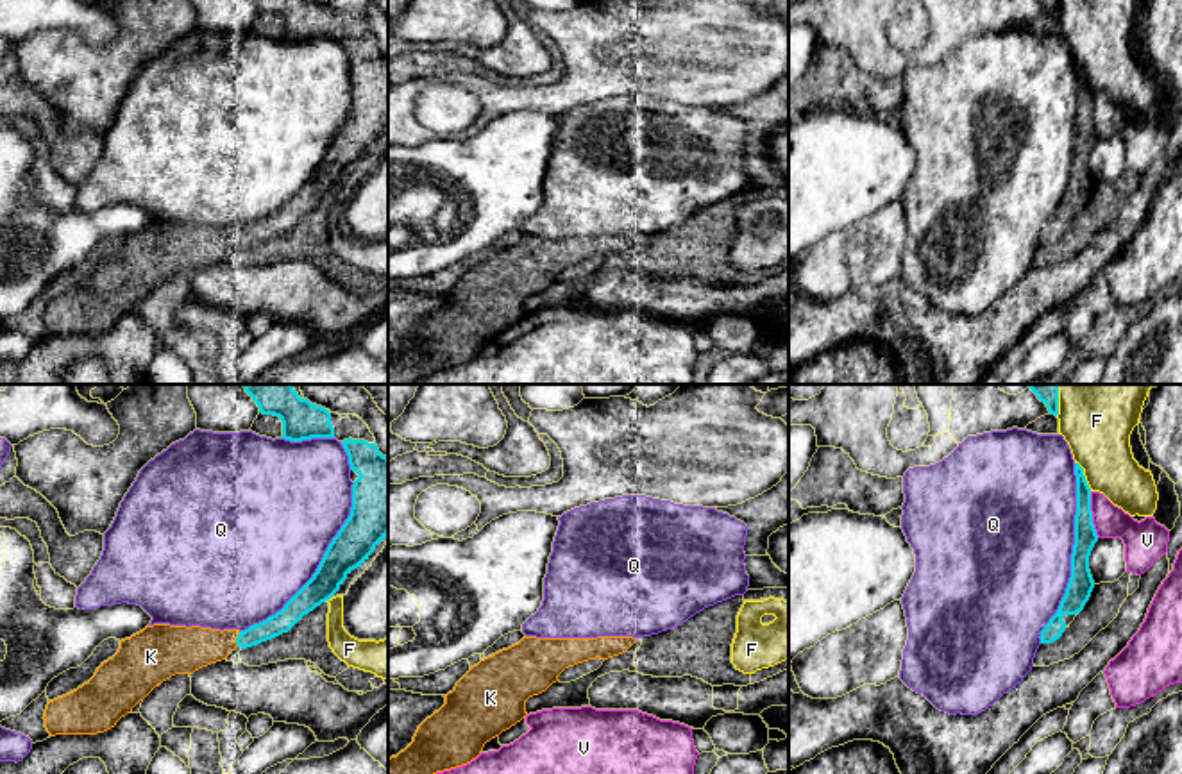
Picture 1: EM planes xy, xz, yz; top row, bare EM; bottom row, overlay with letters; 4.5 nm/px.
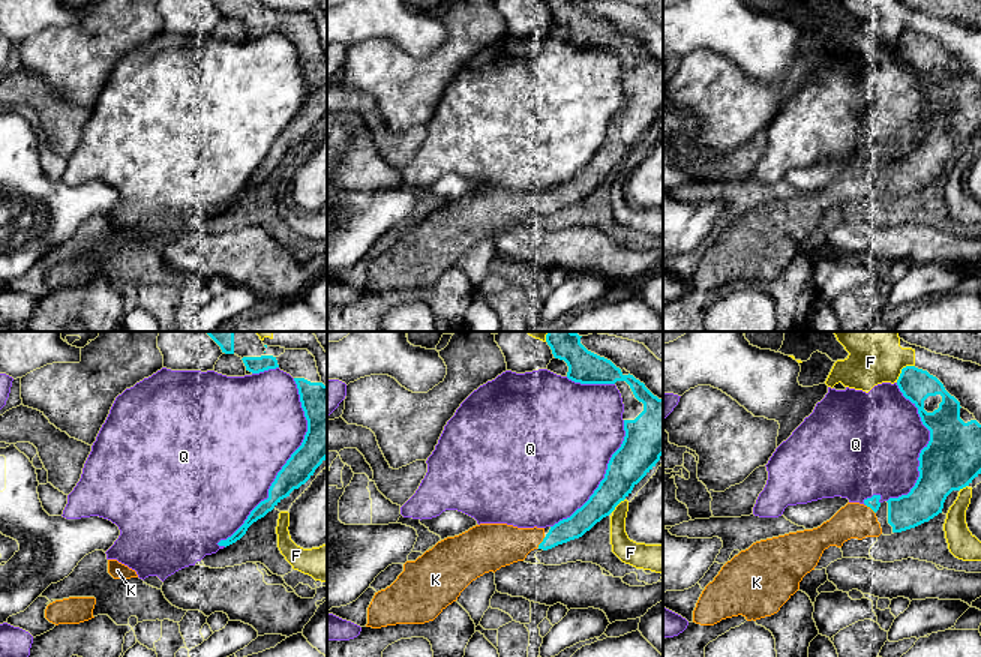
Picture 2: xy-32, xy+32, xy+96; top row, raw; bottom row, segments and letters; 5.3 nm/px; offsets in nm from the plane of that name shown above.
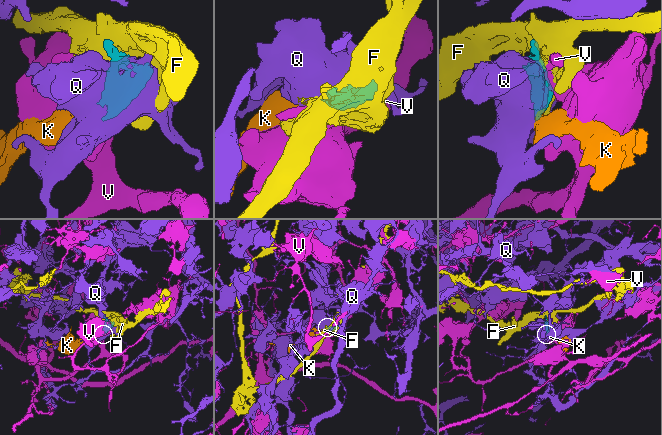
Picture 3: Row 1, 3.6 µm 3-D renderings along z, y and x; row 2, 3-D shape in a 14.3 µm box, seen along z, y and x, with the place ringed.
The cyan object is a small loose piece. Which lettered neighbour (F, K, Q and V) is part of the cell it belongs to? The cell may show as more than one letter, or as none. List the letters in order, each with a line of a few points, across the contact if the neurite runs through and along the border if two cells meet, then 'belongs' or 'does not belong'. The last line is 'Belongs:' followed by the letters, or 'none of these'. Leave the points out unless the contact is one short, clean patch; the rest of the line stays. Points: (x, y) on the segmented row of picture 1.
F: does not belong
K: belongs
Q: does not belong
V: does not belong
Belongs: K

